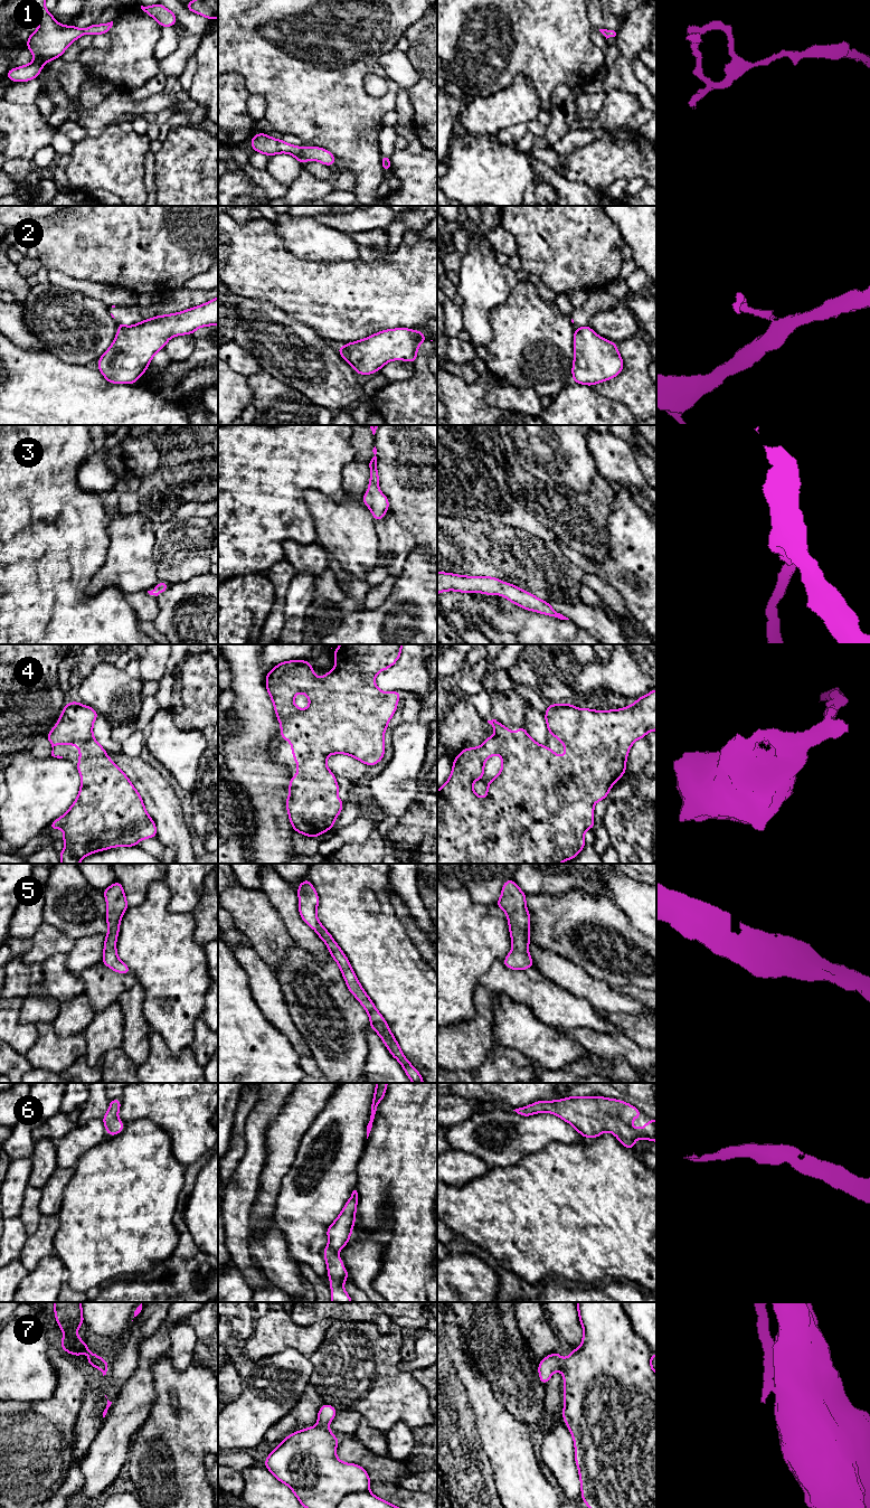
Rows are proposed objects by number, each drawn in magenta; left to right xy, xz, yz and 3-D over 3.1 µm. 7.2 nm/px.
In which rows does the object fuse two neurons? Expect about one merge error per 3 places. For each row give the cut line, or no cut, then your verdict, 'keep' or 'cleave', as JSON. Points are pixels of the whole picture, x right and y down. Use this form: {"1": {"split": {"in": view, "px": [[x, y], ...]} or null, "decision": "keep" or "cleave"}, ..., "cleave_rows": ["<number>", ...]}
{"1": {"split": null, "decision": "keep"}, "2": {"split": {"in": "xy", "px": [[123, 326], [120, 328]]}, "decision": "cleave"}, "3": {"split": null, "decision": "keep"}, "4": {"split": null, "decision": "keep"}, "5": {"split": null, "decision": "keep"}, "6": {"split": null, "decision": "keep"}, "7": {"split": {"in": "yz", "px": [[563, 1360], [560, 1369]]}, "decision": "cleave"}, "cleave_rows": ["2", "7"]}

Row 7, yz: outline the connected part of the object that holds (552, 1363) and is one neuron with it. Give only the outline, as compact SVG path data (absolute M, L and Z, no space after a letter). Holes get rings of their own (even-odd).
M559 1351L546 1356L538 1365L540 1383L542 1385L546 1385L547 1382L552 1376L552 1374L557 1370L561 1370L561 1368L562 1368L562 1359L560 1357Z

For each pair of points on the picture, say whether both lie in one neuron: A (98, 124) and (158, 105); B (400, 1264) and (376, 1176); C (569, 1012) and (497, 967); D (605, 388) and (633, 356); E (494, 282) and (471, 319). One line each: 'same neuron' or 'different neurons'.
A: same neuron
B: same neuron
C: same neuron
D: same neuron
E: same neuron

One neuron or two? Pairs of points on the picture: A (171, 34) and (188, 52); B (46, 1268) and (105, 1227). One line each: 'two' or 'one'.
A: two
B: two

